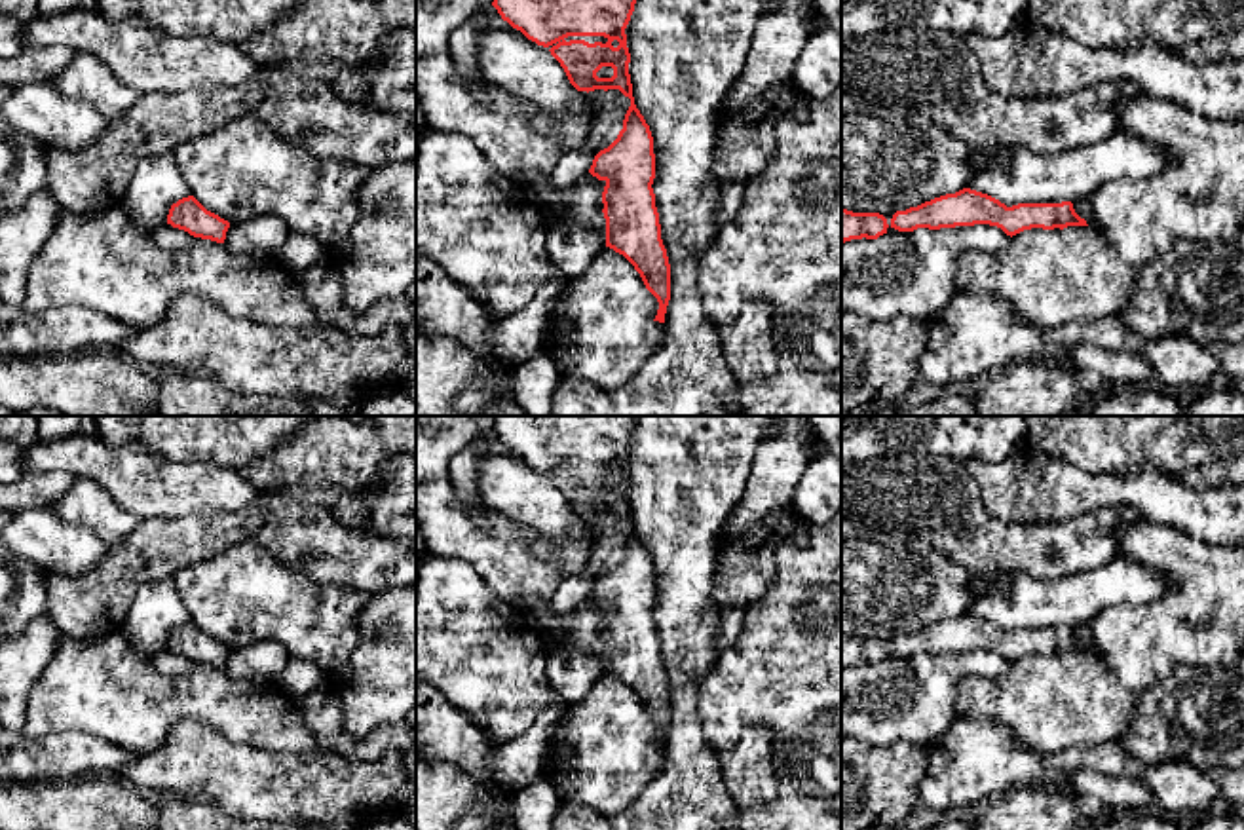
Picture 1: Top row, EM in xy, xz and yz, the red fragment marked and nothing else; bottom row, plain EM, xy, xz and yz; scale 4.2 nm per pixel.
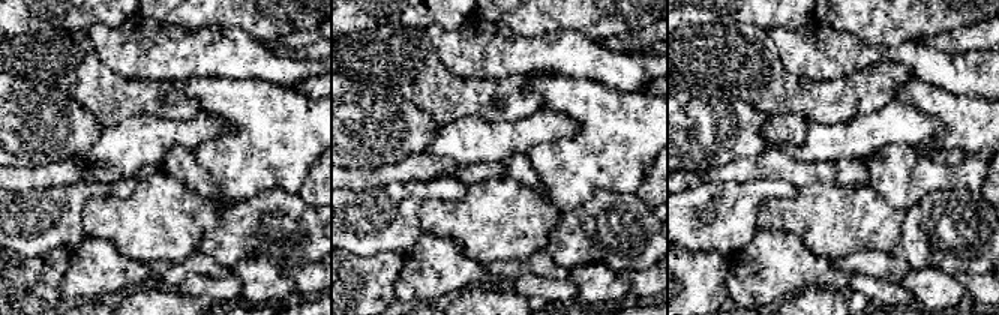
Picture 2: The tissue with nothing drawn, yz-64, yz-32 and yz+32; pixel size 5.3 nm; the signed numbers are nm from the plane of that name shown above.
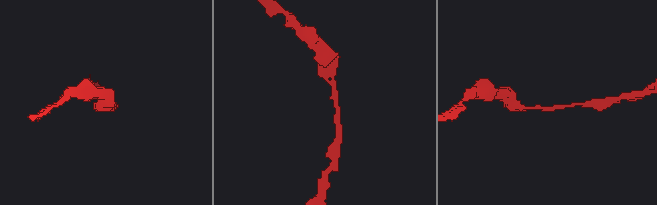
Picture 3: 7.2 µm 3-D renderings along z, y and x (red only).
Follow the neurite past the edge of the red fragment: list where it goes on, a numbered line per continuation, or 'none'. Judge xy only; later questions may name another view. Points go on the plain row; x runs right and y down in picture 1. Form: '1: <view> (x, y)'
none

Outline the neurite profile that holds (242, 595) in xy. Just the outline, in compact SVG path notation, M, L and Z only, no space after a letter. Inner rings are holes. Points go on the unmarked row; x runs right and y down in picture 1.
M245 539L173 575L192 621L232 648L262 638L281 642L291 659L315 663L327 676L359 644L357 615L370 594L311 579Z

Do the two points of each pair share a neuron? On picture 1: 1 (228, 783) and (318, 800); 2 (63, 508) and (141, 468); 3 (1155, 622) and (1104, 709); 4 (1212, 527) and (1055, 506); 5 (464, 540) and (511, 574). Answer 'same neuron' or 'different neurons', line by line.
1: same neuron
2: different neurons
3: different neurons
4: same neuron
5: same neuron

